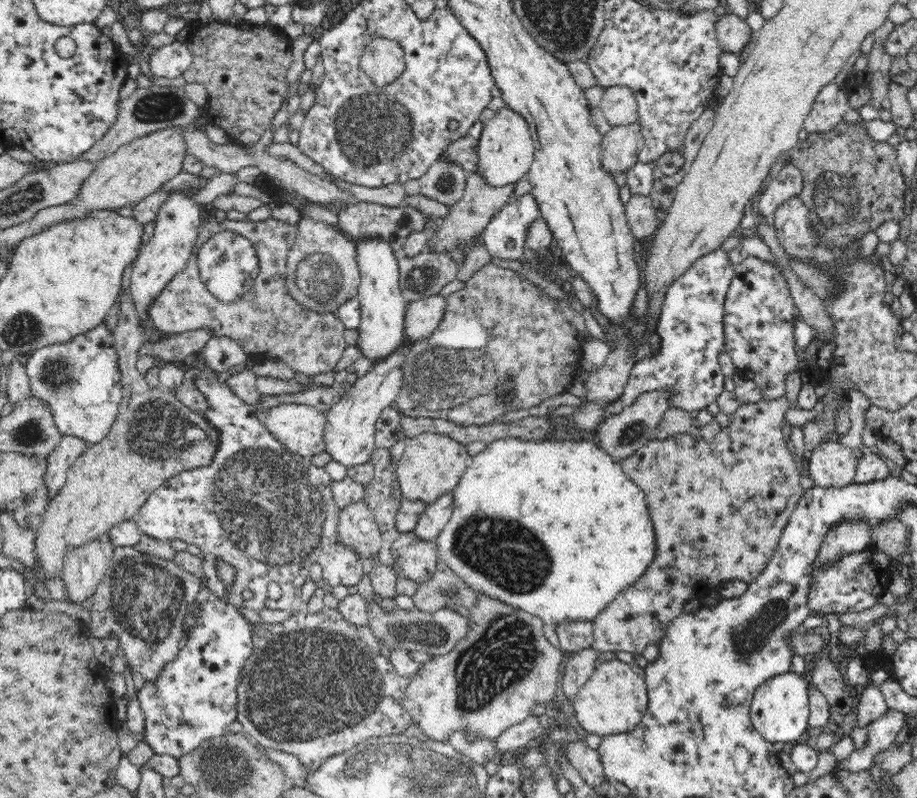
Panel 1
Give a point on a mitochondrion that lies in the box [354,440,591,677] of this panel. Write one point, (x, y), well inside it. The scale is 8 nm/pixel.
(477, 543)

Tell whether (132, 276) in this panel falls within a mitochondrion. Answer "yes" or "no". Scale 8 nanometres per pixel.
no

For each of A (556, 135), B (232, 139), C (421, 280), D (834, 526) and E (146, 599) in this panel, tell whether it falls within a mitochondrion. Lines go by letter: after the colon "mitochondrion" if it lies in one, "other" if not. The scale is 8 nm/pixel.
A: other
B: other
C: mitochondrion
D: other
E: mitochondrion

